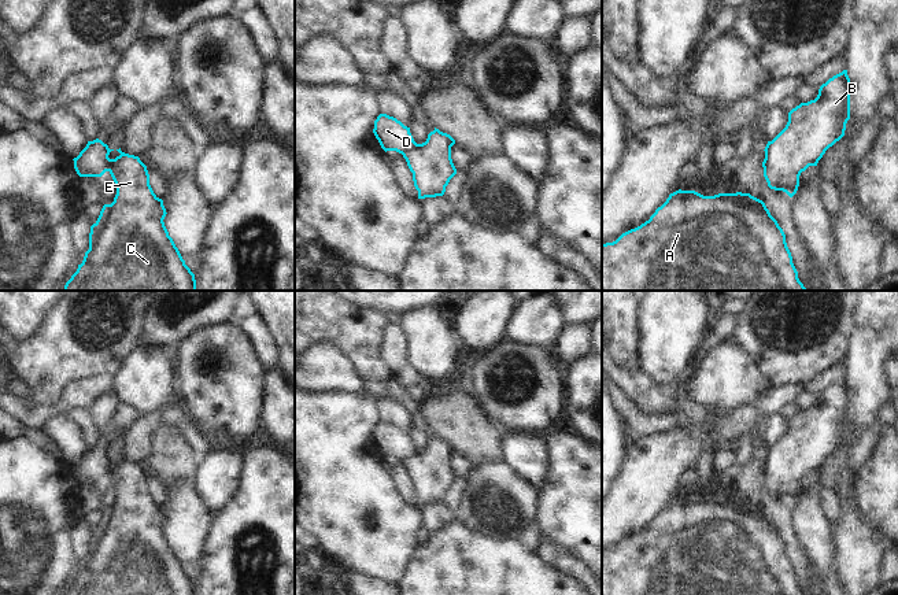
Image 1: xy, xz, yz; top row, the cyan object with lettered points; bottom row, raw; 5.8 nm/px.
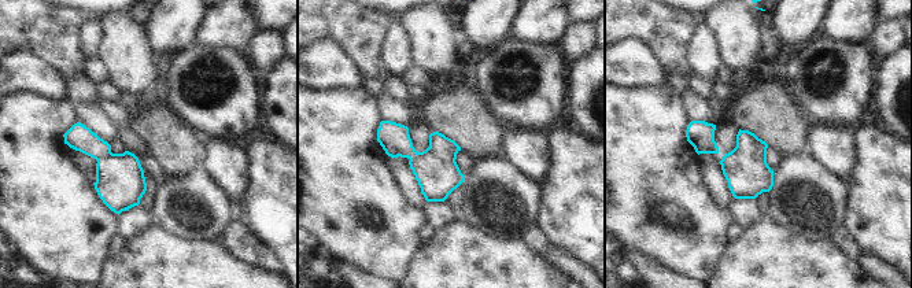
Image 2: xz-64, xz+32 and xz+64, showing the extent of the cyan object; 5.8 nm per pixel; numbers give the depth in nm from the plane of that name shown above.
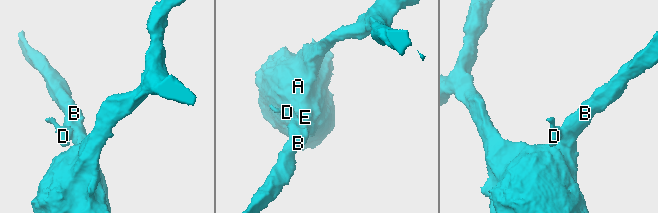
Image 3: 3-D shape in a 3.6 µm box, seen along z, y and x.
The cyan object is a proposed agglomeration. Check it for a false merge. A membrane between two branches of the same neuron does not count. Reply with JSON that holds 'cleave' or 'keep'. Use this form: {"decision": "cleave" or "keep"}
{"decision": "cleave"}

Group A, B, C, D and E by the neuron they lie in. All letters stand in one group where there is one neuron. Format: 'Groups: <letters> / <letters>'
Groups: A B C E / D.

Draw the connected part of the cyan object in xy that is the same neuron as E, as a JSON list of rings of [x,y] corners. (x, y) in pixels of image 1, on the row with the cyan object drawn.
[[[117,151],[121,155],[108,160],[117,195],[90,226],[89,250],[63,291],[196,291],[195,274],[165,226],[167,212],[149,185],[147,166],[138,156]]]

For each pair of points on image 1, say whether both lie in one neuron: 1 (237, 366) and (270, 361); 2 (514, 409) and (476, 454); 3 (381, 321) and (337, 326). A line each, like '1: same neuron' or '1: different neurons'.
1: different neurons
2: different neurons
3: same neuron

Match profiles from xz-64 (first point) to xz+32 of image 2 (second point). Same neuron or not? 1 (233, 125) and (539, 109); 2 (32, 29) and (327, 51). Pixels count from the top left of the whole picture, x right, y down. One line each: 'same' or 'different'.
1: same
2: different

